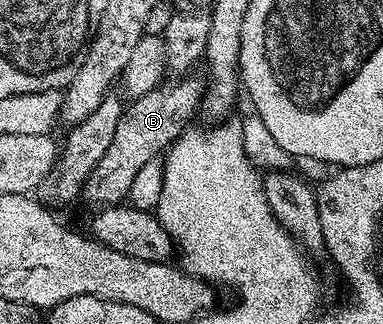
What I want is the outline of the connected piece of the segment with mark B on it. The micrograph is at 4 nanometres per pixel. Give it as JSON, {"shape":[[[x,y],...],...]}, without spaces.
{"shape":[[[181,77],[174,87],[160,86],[155,88],[151,93],[147,93],[143,97],[132,100],[126,106],[123,114],[119,117],[119,126],[115,129],[115,137],[111,141],[111,145],[107,145],[107,153],[103,153],[99,165],[95,165],[95,169],[91,169],[91,173],[87,177],[87,185],[83,192],[84,202],[97,203],[96,205],[121,205],[126,202],[125,199],[129,195],[129,190],[133,187],[133,182],[137,179],[137,174],[156,157],[157,154],[168,152],[169,148],[185,134],[190,126],[189,118],[197,111],[197,106],[202,106],[205,97],[205,83],[197,79],[185,79],[189,77]]]}

